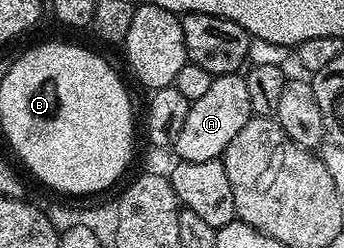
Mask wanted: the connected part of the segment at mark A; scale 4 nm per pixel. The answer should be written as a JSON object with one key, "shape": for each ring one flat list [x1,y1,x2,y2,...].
{"shape":[[241,73,219,74,214,77,205,96,190,103,184,129,176,136,172,150,184,162,221,159,222,153,232,140,248,124,253,115,252,103,248,96,248,84]]}

